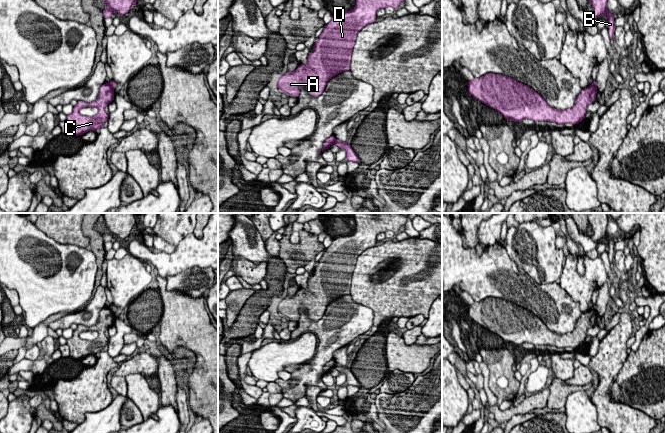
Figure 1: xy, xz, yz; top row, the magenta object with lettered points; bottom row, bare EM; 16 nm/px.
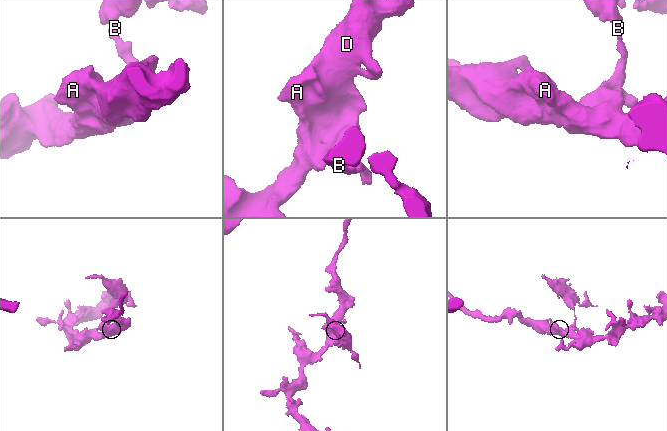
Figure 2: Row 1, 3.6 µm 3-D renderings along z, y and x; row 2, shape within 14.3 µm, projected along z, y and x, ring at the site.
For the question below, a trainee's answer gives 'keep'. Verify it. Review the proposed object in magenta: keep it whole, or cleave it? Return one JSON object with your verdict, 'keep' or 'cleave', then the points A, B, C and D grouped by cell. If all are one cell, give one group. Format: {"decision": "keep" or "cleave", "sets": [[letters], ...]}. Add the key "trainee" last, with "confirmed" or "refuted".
{"decision": "cleave", "sets": [["A", "C", "D"], ["B"]], "trainee": "refuted"}

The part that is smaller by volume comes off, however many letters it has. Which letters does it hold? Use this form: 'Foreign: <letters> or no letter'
Foreign: B

